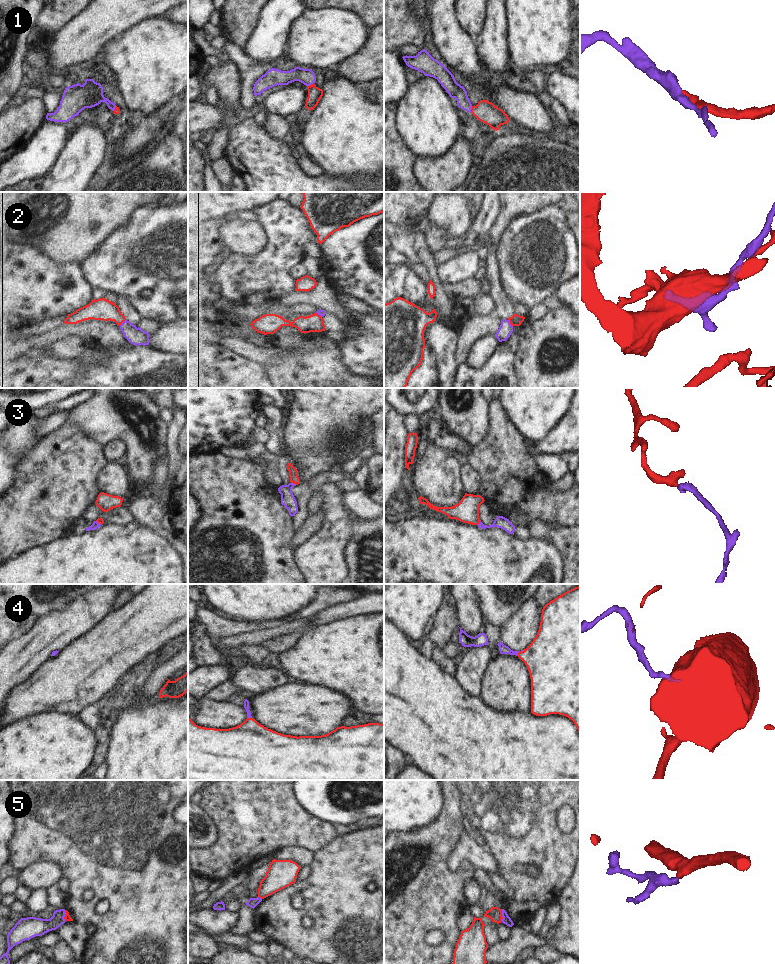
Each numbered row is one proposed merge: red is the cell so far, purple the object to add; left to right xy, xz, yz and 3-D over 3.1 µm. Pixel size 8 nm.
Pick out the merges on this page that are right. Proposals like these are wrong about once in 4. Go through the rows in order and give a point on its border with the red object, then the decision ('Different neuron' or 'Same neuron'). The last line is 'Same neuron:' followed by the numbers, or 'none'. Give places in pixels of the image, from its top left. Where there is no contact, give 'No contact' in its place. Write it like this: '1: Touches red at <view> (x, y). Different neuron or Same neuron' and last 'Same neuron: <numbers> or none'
1: Touches red at xz (310, 85). Same neuron
2: Touches red at yz (510, 323). Same neuron
3: Touches red at xz (294, 483). Same neuron
4: Touches red at xz (249, 718). Same neuron
5: Touches red at yz (501, 915). Different neuron
Same neuron: 1, 2, 3, 4.

